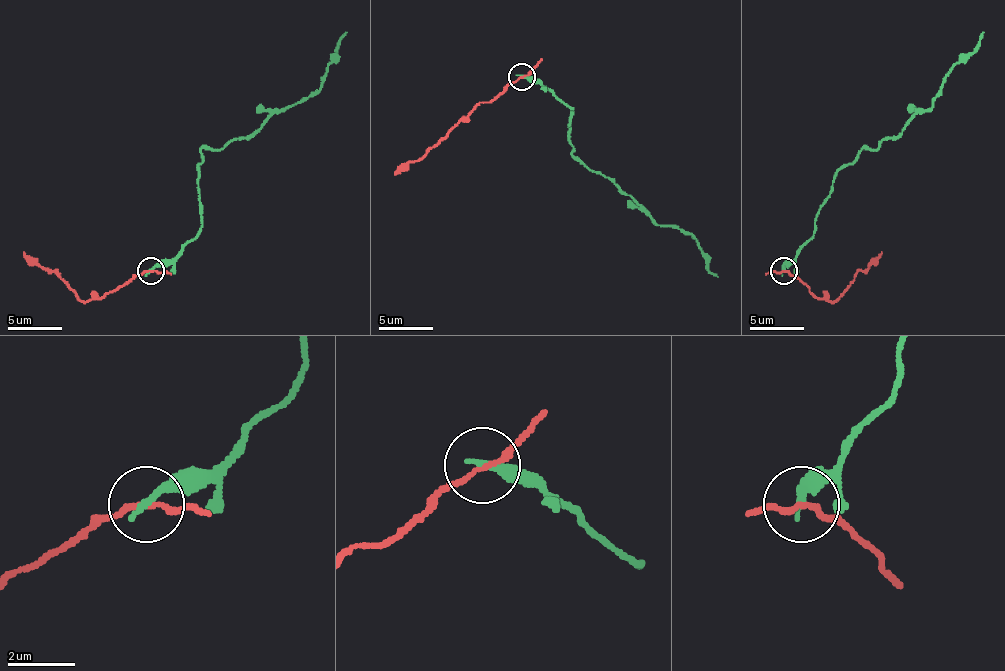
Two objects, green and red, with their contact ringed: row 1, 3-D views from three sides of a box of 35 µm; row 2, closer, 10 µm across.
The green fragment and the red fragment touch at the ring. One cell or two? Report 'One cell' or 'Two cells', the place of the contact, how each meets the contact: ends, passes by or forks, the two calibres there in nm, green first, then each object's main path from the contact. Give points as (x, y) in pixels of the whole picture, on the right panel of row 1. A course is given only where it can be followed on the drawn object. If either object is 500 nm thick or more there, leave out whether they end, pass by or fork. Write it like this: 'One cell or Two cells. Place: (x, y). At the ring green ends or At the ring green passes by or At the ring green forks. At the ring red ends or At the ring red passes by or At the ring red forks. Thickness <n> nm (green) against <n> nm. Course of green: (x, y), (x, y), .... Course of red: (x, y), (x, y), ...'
Two cells. Place: (783, 270). At the ring green ends. At the ring red passes by. Thickness 280 nm (green) against 150 nm. Course of green: (783, 271), (815, 227), (815, 214), (834, 176), (859, 151), (878, 148), (932, 105), (943, 78), (984, 31). Course of red: (783, 271), (793, 274), (818, 298), (834, 301), (859, 271), (881, 252)

